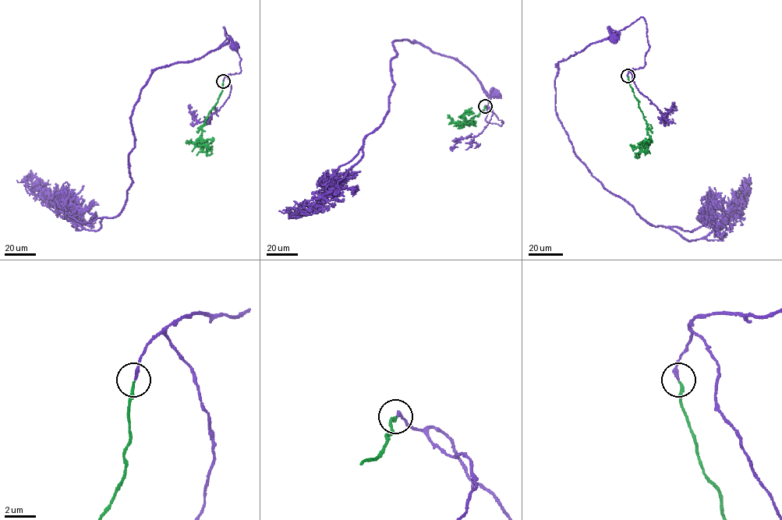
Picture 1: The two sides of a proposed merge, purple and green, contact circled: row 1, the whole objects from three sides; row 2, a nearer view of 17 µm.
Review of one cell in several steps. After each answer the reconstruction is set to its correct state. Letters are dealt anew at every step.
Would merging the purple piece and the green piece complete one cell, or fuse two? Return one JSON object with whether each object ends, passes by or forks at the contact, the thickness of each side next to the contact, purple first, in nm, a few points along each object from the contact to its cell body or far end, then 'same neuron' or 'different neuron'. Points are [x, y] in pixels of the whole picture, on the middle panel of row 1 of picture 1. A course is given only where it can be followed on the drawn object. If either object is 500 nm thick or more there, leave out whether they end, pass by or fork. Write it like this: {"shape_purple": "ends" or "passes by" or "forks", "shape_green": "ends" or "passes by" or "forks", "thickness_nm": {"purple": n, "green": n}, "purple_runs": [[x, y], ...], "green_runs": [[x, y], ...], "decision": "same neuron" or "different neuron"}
{"shape_purple": "ends", "shape_green": "ends", "thickness_nm": {"purple": 170, "green": 170}, "purple_runs": [[485, 106], [503, 122], [501, 125], [486, 120], [489, 99], [484, 91], [490, 98], [491, 90], [497, 93]], "green_runs": [[485, 106], [478, 115], [463, 125], [465, 122], [464, 115], [473, 113]], "decision": "same neuron"}

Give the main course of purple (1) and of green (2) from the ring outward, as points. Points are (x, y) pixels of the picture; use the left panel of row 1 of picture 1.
1: (223, 80), (228, 74), (241, 71), (241, 58), (224, 26), (227, 39), (222, 44), (229, 38), (235, 45)
2: (223, 81), (217, 101), (201, 129), (202, 150), (207, 155), (211, 153)

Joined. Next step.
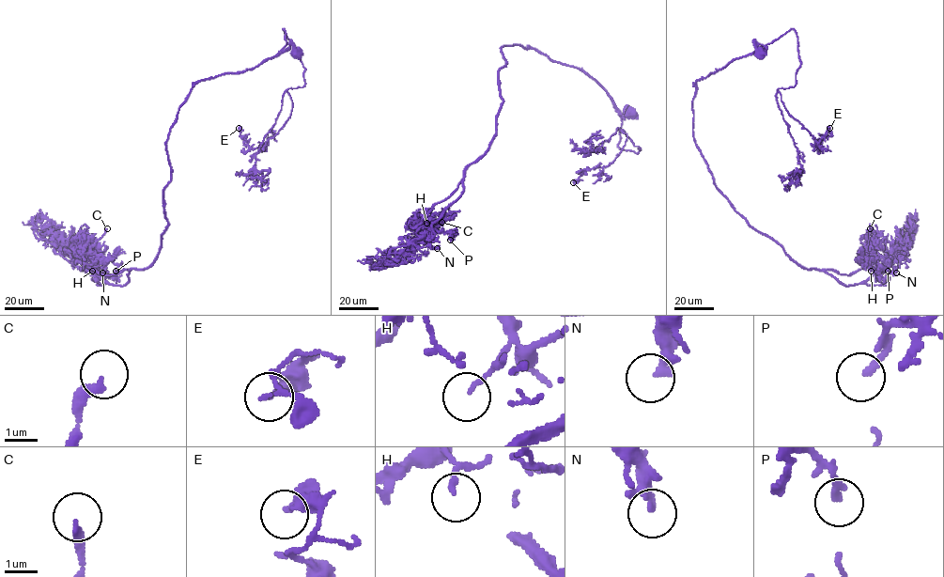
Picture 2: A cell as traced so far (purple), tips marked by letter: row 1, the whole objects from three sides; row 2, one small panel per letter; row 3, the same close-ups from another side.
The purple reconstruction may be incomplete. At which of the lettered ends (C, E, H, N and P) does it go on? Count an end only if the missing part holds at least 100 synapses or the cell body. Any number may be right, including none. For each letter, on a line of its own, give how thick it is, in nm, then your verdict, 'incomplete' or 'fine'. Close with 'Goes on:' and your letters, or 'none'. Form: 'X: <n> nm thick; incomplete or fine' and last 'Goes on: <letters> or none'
C: 240 nm thick; fine
E: 280 nm thick; fine
H: 140 nm thick; fine
N: 190 nm thick; fine
P: 200 nm thick; fine
Goes on: none

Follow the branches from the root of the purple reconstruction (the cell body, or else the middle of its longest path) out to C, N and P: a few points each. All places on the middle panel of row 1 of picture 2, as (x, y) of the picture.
C: (631, 113), (624, 118), (579, 69), (502, 47), (493, 141), (416, 227), (441, 222)
N: (631, 113), (625, 108), (624, 118), (579, 69), (520, 45), (502, 47), (496, 133), (425, 234), (437, 248)
P: (631, 113), (624, 118), (579, 69), (502, 47), (495, 135), (425, 232), (450, 240)

